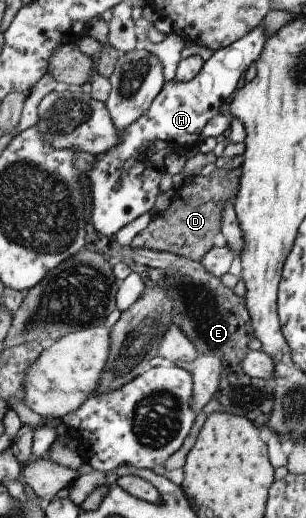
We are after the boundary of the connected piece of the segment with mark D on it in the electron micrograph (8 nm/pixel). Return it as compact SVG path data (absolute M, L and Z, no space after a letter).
M229 166L215 168L215 170L205 176L197 174L184 179L174 190L172 200L167 209L154 215L147 227L137 237L133 237L131 247L147 247L150 250L171 252L188 260L199 262L203 254L206 254L213 247L211 245L213 237L220 232L220 225L222 224L223 204L229 199L233 199L238 188L238 179L238 169L231 169Z

